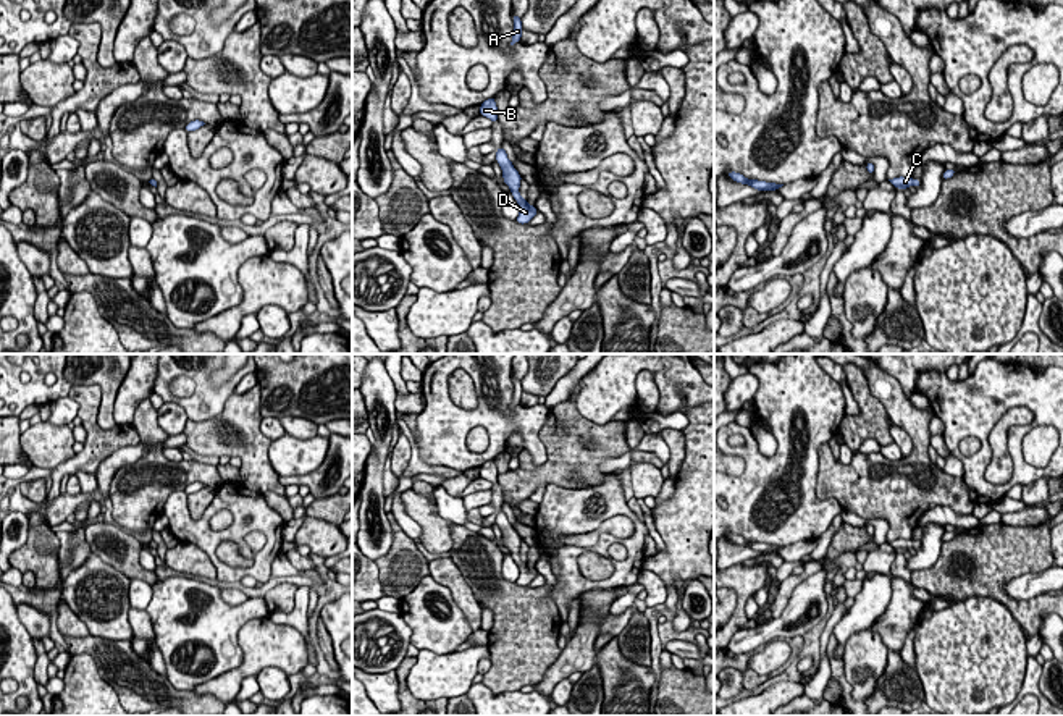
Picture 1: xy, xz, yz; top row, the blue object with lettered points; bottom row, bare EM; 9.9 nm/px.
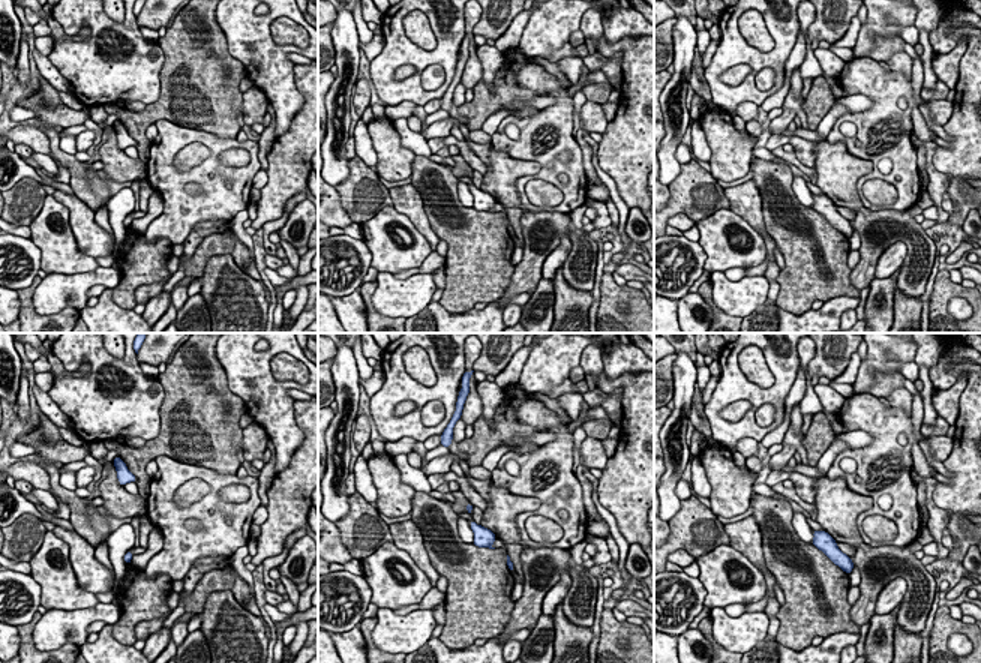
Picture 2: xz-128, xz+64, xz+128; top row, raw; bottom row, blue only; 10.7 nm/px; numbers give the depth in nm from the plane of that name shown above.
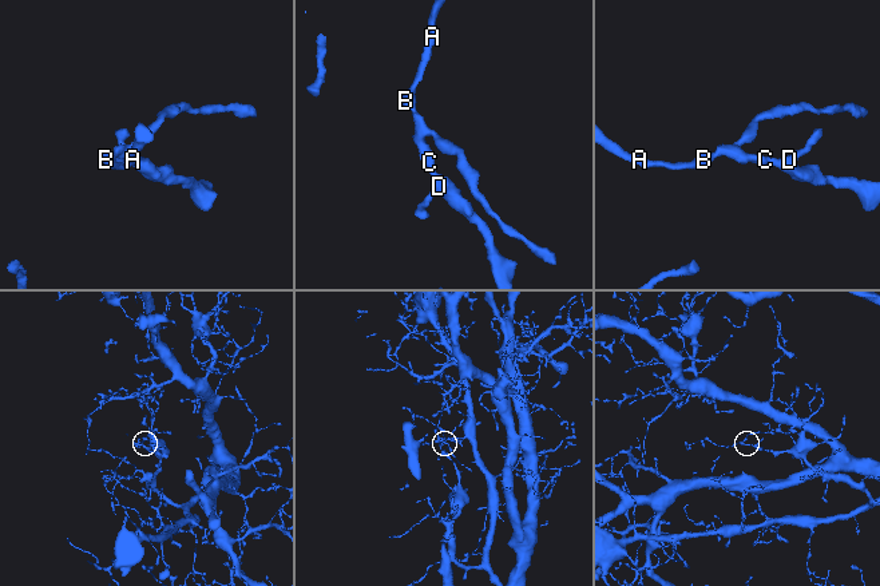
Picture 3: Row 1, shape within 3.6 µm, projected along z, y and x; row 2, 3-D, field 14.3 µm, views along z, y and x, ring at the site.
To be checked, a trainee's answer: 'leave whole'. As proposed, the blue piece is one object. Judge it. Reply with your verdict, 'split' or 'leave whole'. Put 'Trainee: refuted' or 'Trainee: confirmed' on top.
Trainee: confirmed
leave whole

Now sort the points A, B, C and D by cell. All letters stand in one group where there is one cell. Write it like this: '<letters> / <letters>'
A B C D

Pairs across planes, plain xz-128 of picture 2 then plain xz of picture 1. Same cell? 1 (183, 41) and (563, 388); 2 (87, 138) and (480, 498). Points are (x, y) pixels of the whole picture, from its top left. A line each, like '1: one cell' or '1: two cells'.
1: two cells
2: one cell

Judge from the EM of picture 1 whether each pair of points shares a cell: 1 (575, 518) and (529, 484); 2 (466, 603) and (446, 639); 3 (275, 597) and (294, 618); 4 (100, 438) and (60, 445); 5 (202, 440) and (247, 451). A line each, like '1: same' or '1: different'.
1: different
2: different
3: different
4: different
5: same

